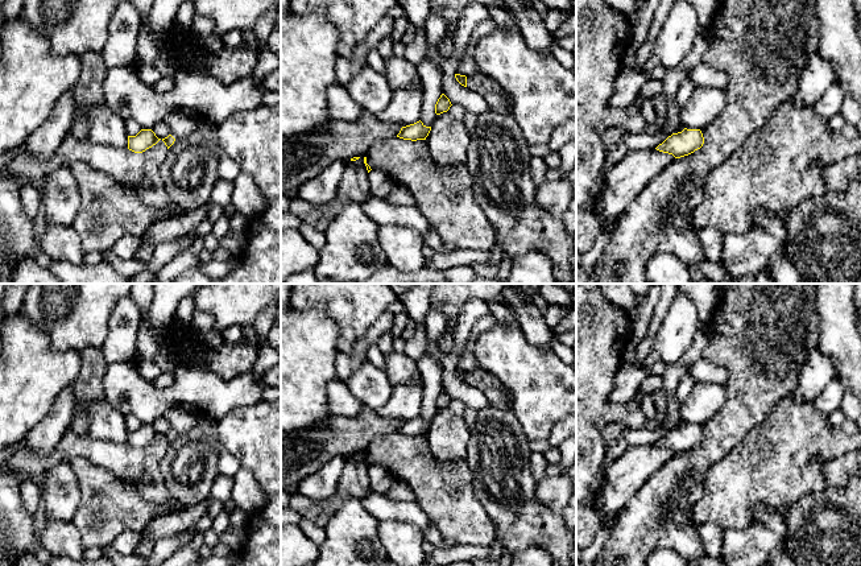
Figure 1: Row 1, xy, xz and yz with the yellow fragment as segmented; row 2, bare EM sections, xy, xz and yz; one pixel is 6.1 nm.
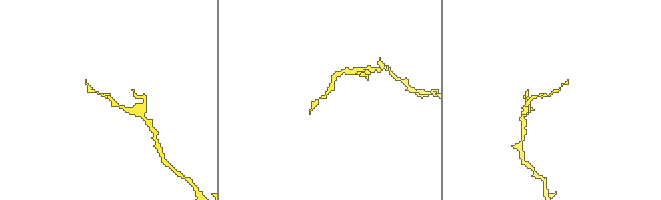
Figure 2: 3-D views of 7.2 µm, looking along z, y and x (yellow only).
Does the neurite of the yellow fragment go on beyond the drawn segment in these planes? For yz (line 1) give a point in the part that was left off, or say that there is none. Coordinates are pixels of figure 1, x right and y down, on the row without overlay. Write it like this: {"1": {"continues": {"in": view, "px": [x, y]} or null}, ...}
{"1": {"continues": null}}

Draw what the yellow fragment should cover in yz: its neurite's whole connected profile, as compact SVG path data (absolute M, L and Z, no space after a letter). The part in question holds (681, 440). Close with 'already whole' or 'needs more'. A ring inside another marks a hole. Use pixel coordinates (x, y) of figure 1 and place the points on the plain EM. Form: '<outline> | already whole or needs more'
M687 425L672 429L655 445L663 449L672 450L675 454L680 454L700 445L704 439L704 433L700 425Z | already whole

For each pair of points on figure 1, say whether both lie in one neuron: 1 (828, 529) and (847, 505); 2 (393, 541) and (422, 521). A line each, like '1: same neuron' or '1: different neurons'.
1: same neuron
2: different neurons

